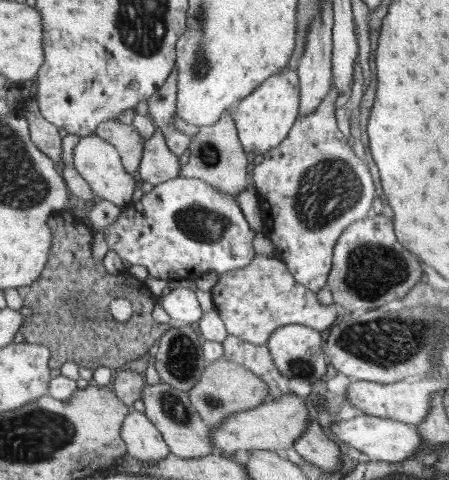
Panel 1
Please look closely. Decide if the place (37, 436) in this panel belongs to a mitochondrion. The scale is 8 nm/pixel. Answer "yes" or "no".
yes

